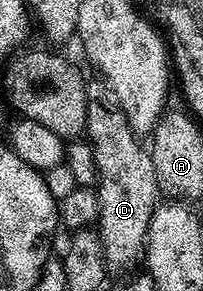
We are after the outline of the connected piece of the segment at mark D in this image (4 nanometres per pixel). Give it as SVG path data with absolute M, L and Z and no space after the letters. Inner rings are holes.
M91 86L86 101L85 138L94 149L98 178L96 190L100 213L96 230L104 249L106 266L111 272L130 271L143 262L146 238L154 211L160 202L157 175L151 152L138 144L139 136L131 129L125 113L105 86Z

